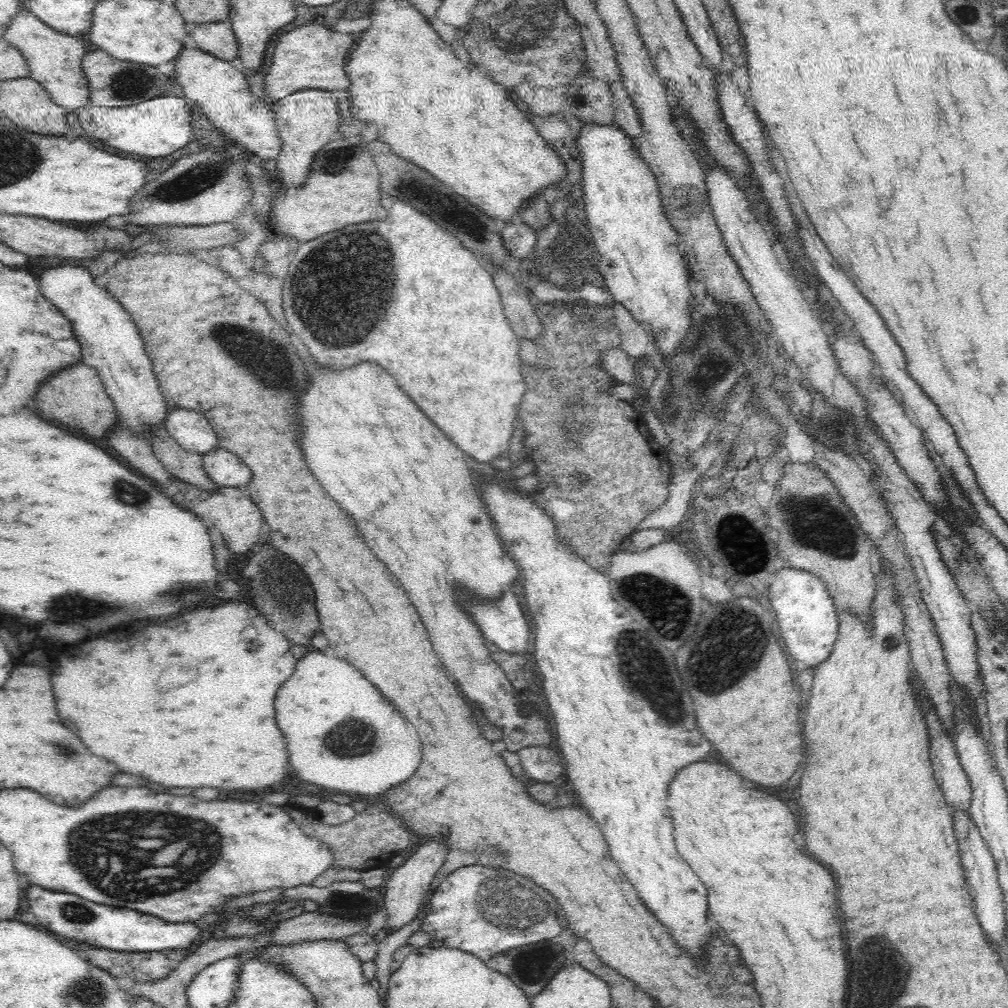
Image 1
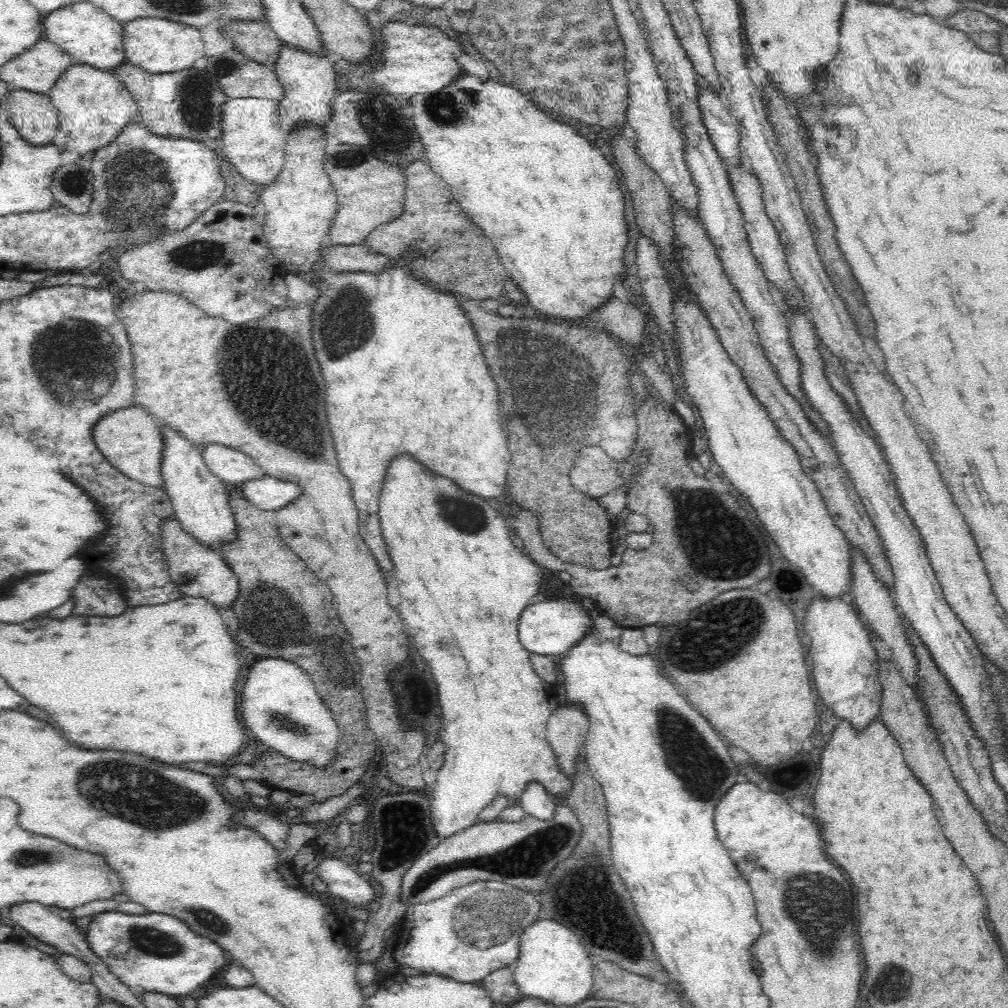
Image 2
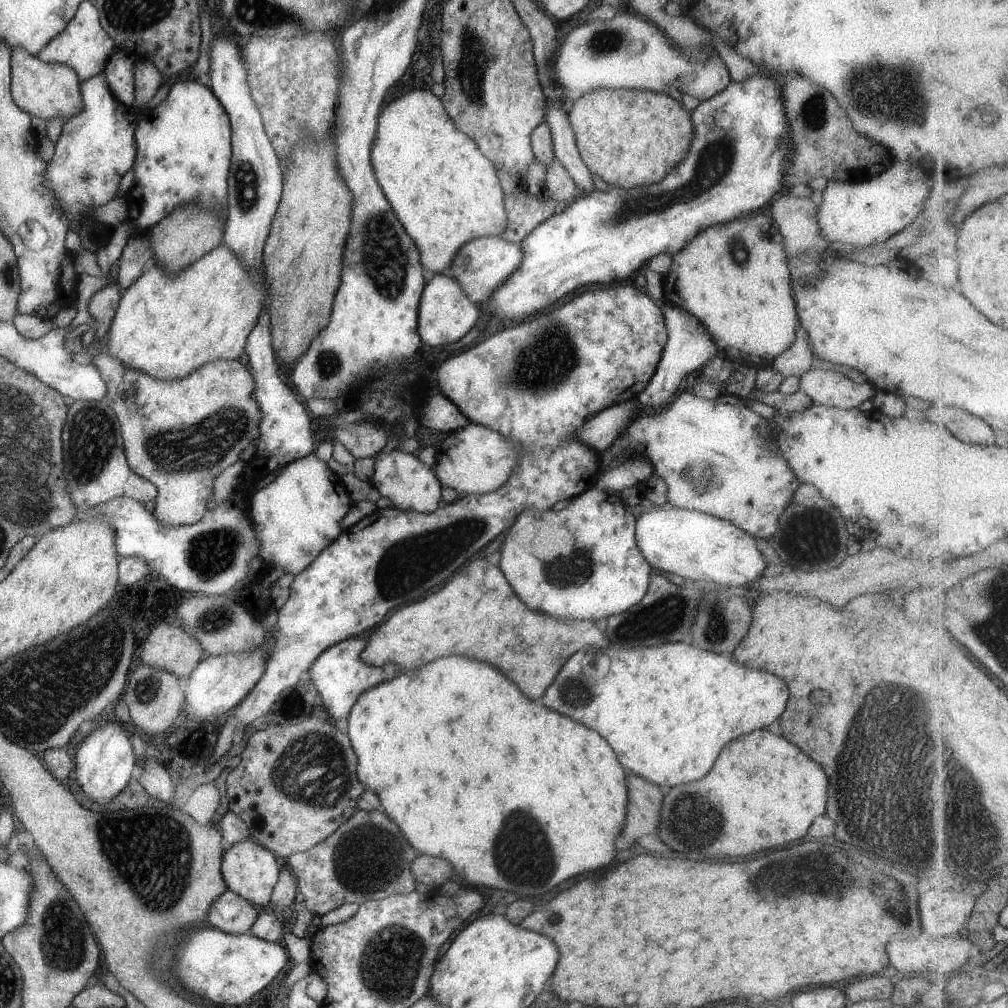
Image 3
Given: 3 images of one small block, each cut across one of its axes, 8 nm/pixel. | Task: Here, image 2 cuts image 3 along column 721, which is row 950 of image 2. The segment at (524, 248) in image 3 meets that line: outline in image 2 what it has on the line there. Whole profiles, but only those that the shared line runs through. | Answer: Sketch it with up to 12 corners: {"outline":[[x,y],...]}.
{"outline":[[95,913],[88,948],[128,988],[186,996],[224,950],[169,914]]}

